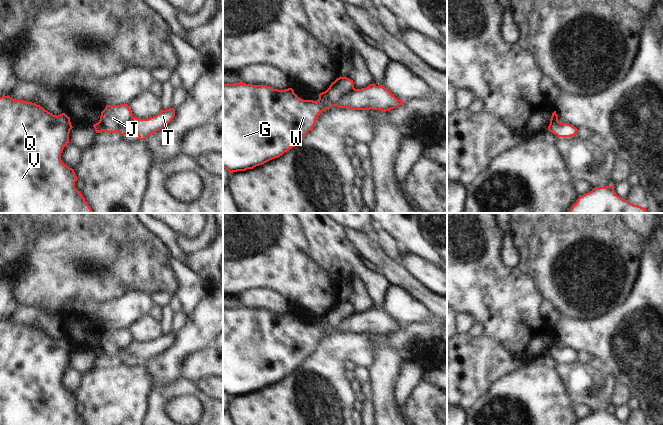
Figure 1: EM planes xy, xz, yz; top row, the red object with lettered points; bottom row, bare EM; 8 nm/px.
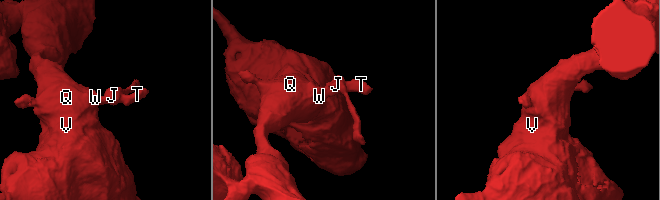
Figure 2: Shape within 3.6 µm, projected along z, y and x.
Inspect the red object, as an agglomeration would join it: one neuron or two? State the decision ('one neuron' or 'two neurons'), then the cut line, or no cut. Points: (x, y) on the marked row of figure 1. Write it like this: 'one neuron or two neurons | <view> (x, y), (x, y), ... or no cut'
two neurons | xz (355, 89), (336, 105), (323, 92)

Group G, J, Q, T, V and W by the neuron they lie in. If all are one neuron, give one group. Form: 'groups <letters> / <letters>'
groups G Q T V W / J

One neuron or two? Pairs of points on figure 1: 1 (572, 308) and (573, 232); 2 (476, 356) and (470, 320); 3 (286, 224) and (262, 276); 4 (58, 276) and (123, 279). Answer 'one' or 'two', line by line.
1: one
2: two
3: one
4: one

